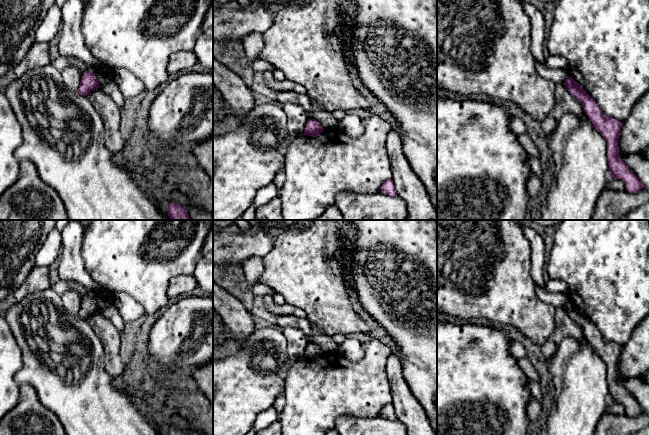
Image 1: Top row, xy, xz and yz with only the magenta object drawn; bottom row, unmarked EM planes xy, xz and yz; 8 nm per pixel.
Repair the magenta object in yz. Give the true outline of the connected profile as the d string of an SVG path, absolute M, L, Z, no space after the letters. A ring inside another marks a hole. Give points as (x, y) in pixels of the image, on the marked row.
M571 76L566 79L564 85L571 96L582 104L583 109L591 120L594 128L607 141L610 178L623 180L625 182L626 190L630 193L636 193L645 188L636 175L628 169L626 163L620 158L618 139L623 122L606 116L596 101Z

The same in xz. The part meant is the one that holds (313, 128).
M309 119L305 124L304 135L316 137L324 131L322 125L315 119Z

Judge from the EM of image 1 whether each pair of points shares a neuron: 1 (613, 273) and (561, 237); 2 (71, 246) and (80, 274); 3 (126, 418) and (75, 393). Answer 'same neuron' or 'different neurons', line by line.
1: same neuron
2: same neuron
3: same neuron

